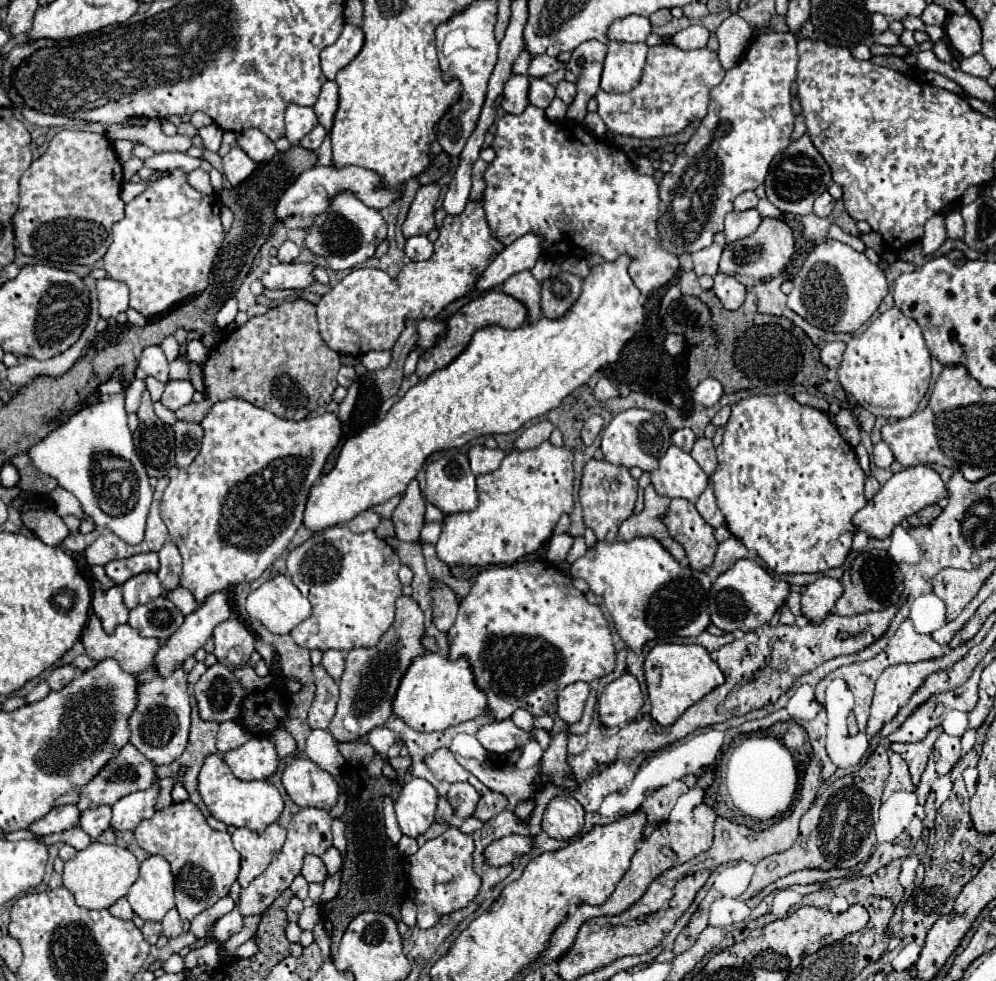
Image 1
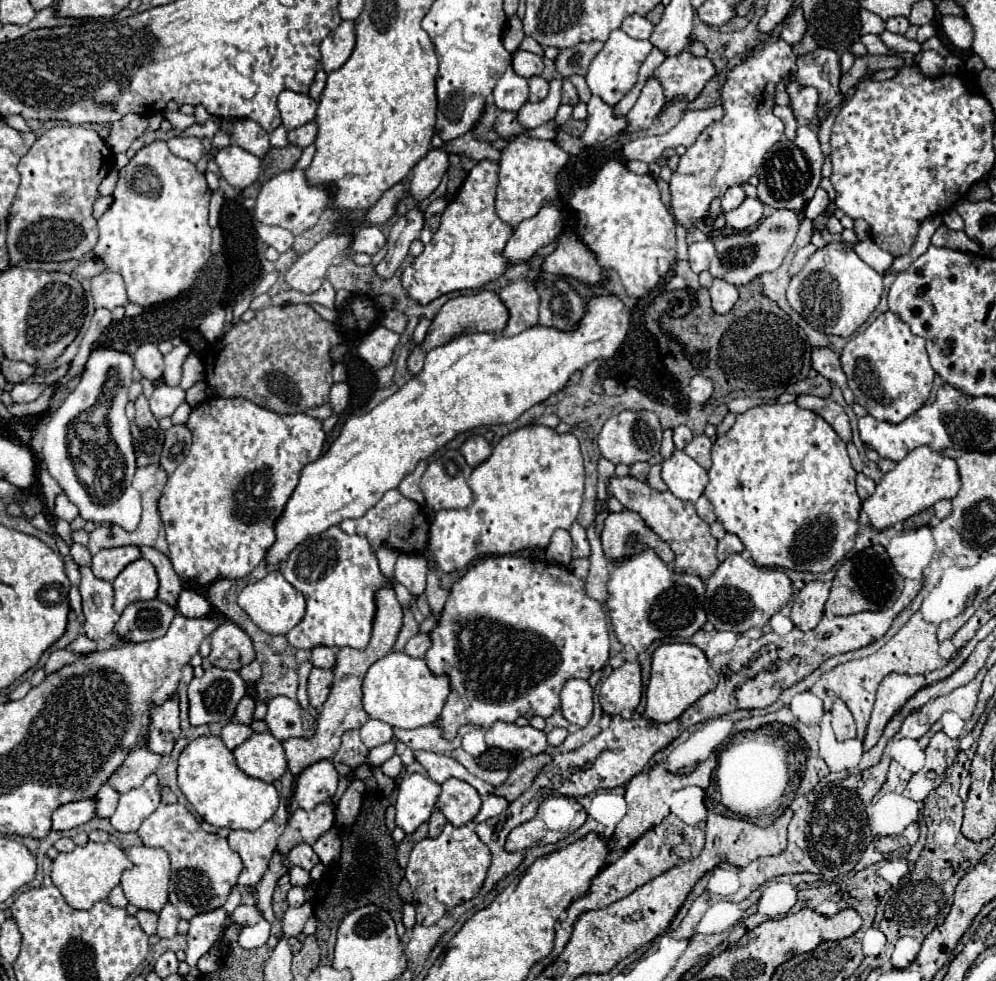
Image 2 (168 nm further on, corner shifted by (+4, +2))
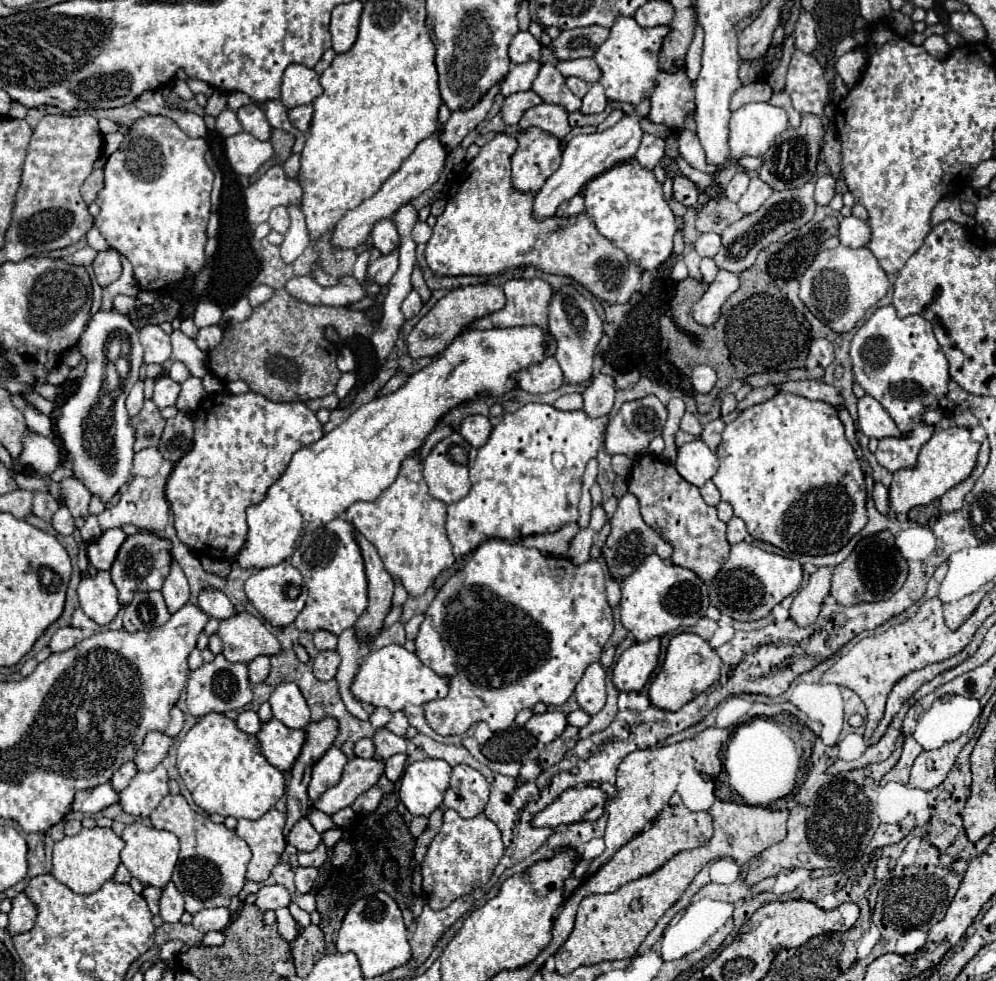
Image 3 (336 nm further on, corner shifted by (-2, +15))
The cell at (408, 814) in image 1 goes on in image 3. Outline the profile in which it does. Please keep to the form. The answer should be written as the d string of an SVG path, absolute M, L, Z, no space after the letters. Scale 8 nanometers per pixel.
M420 760L406 766L400 778L400 800L412 816L430 816L444 798L452 768L444 760Z

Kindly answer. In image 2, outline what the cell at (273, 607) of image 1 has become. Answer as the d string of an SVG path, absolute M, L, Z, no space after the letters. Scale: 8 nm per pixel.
M270 571L264 579L250 583L242 589L242 593L238 595L238 605L250 615L250 619L266 633L270 635L286 635L294 625L300 623L300 619L304 617L304 609L306 609L306 601L304 595L300 591L296 591L284 577L280 571Z

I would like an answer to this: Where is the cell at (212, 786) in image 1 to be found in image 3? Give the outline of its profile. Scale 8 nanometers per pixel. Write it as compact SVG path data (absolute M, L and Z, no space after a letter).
M210 712L204 718L200 718L188 734L182 738L178 746L178 772L180 778L184 780L186 788L192 792L194 802L208 814L216 812L234 818L248 818L248 820L258 820L262 814L266 814L284 794L286 780L278 768L266 762L266 758L258 752L256 748L256 736L246 734L236 728L234 720L226 718L224 714Z

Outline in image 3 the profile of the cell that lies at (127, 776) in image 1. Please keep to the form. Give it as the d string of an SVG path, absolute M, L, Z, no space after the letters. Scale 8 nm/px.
M148 732L144 744L138 748L136 756L134 756L134 764L138 770L154 770L168 754L170 746L174 744L174 740L170 736L166 736L164 732Z

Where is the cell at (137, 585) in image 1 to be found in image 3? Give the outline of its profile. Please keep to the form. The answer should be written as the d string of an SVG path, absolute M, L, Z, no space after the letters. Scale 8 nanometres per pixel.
M140 532L140 534L128 536L126 542L122 544L110 572L112 572L112 582L118 588L120 604L130 604L130 600L134 598L136 592L160 590L166 576L170 574L170 542L156 534L150 534L150 532Z

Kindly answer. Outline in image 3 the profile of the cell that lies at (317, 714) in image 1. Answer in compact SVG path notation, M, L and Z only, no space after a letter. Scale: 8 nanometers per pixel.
M336 650L318 652L318 656L314 658L314 676L322 682L328 682L336 676L338 666L340 666L340 656Z

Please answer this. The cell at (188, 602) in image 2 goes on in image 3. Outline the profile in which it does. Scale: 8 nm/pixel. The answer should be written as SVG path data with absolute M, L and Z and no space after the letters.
M204 588L198 594L198 606L216 620L224 620L234 614L232 602L226 598L224 592L218 592L216 588Z

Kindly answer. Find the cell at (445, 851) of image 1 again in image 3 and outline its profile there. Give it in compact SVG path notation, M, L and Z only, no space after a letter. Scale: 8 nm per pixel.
M446 810L444 824L430 842L426 858L422 862L422 892L426 904L432 910L442 910L456 898L486 886L498 860L502 858L502 852L504 844L500 838L500 830L484 814L464 820L454 810Z

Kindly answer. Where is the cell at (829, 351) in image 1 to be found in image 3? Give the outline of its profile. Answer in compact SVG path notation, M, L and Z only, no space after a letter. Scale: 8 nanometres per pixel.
M818 338L818 340L814 340L812 346L810 346L810 354L816 356L818 362L820 362L820 366L826 368L826 366L834 360L834 346L832 346L832 342L828 342L826 338Z

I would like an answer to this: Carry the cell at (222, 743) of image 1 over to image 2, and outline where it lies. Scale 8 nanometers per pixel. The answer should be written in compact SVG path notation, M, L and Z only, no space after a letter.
M228 723L228 725L222 729L220 737L222 737L222 741L224 741L224 745L226 745L228 749L236 749L236 747L242 745L242 743L252 735L252 733L254 733L254 731L252 731L250 725Z

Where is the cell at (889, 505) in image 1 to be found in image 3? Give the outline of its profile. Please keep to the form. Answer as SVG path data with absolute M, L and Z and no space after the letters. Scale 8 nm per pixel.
M950 426L946 430L936 428L932 438L922 446L918 454L918 462L914 468L904 468L894 474L894 480L890 484L890 510L894 514L906 514L914 506L930 504L936 498L940 498L944 492L948 492L954 484L962 482L972 468L976 466L976 454L980 444L970 440L970 430L960 426Z

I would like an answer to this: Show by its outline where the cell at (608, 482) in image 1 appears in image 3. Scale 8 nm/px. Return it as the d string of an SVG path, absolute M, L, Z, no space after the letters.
M646 454L634 462L632 474L628 476L628 492L638 498L646 524L672 544L672 562L694 570L704 582L712 580L726 562L730 544L726 540L726 524L716 516L716 508L702 500L698 488L688 484L674 466Z

